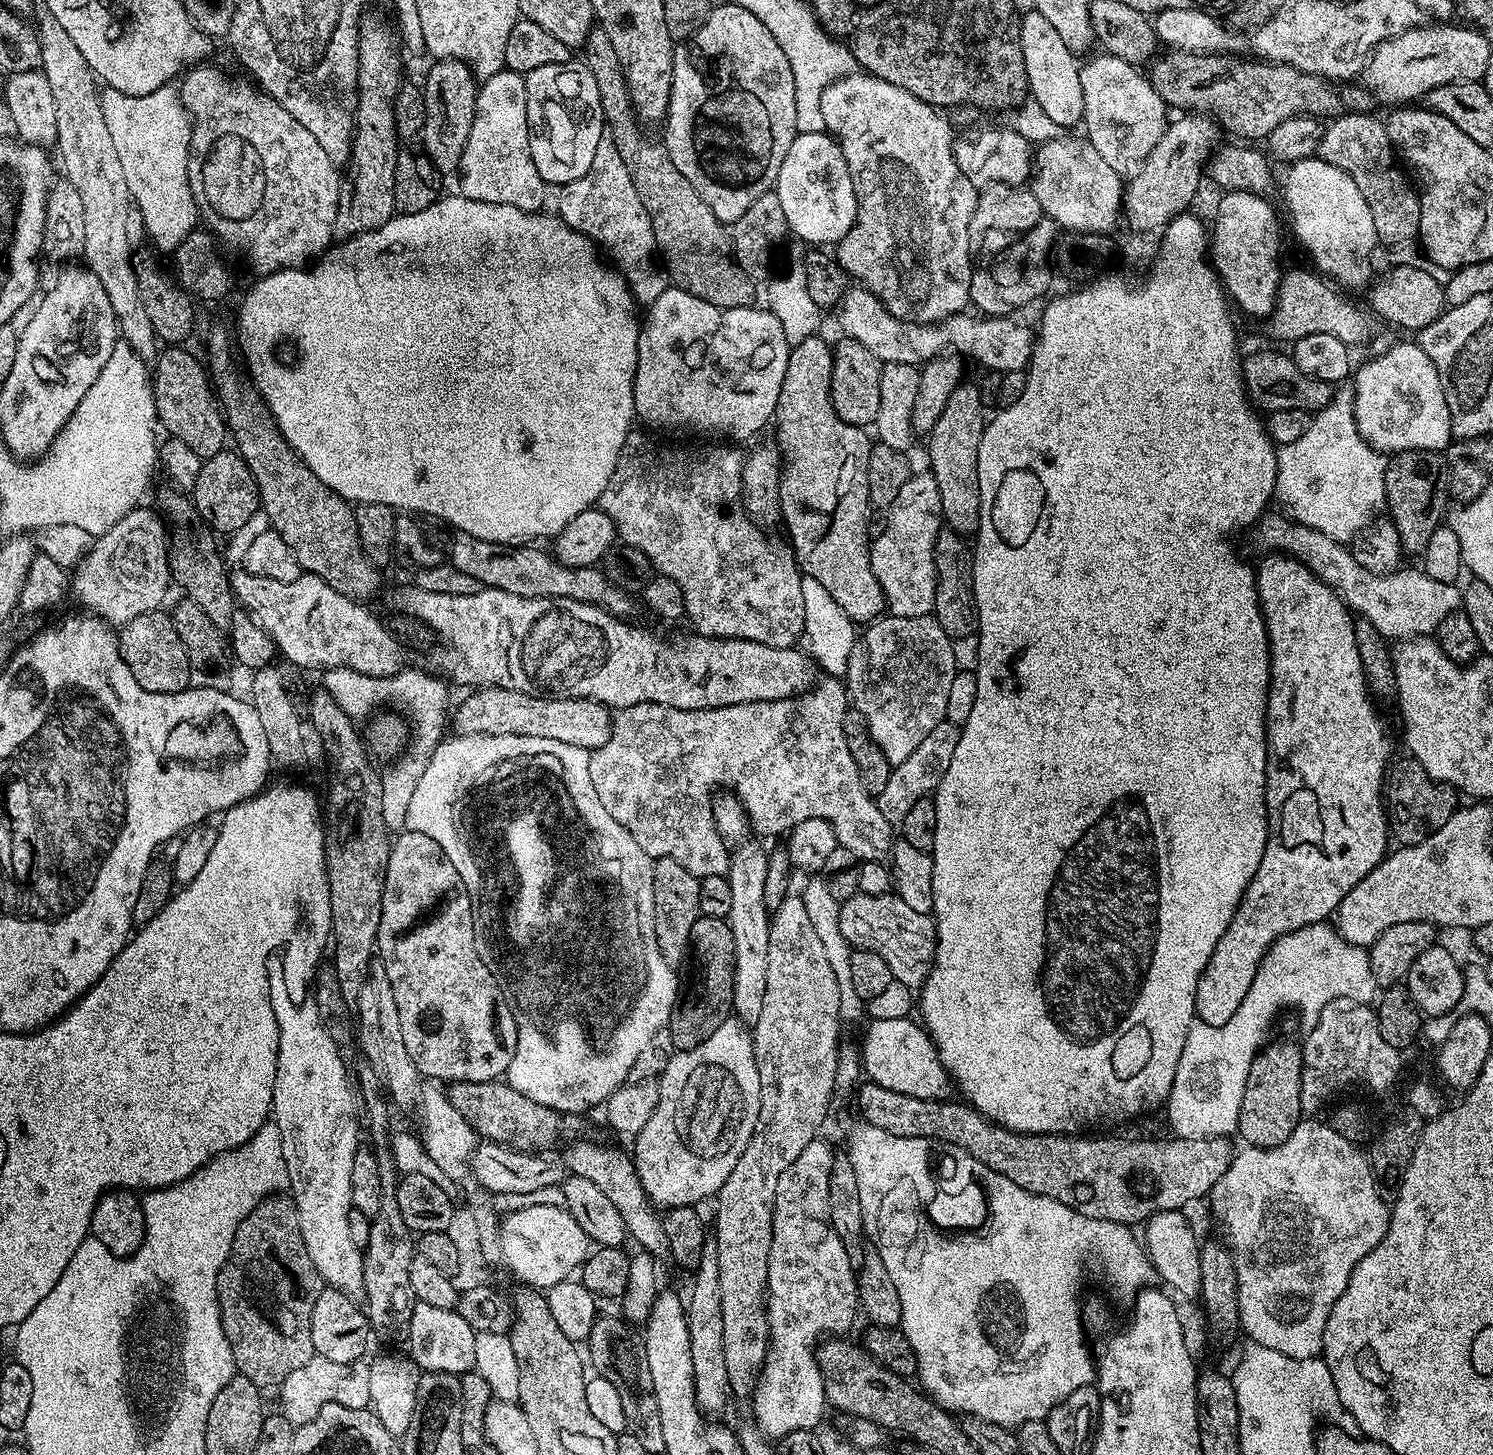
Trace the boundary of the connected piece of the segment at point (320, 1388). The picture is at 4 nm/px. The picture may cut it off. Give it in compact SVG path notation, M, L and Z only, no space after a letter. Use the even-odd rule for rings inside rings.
M314 1355L302 1370L294 1370L290 1378L278 1386L280 1392L279 1411L293 1426L299 1426L318 1418L318 1412L327 1404L341 1404L351 1408L367 1408L371 1405L370 1370L368 1364L357 1362L330 1362L330 1358Z

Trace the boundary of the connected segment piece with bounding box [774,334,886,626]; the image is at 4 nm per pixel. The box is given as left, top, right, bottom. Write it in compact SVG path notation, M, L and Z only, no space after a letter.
M815 334L791 345L786 362L786 378L782 378L782 394L778 394L774 440L783 456L778 516L781 521L784 519L784 528L788 531L787 543L801 573L818 578L826 594L830 594L830 598L834 598L834 602L846 610L852 623L864 626L875 621L886 608L884 591L878 578L874 578L870 566L868 459L873 441L865 429L842 422L834 410L830 398L833 345L827 344L821 336Z

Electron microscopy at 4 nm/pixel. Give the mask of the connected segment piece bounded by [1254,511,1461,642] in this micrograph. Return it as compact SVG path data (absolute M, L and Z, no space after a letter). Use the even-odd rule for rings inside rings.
M1269 511L1260 517L1255 525L1256 540L1262 547L1268 548L1269 553L1292 556L1298 562L1302 562L1322 582L1326 582L1340 596L1348 611L1355 614L1359 619L1368 620L1389 642L1411 640L1417 636L1431 637L1437 631L1439 624L1451 612L1461 611L1461 589L1455 583L1447 580L1435 580L1428 576L1427 571L1416 568L1401 567L1399 570L1387 574L1366 570L1353 558L1351 551L1345 545L1340 544L1334 538L1326 538L1318 530L1314 530L1305 524L1298 524L1295 520L1279 511Z

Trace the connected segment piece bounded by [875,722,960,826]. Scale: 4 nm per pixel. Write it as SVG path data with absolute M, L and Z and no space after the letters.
M947 722L934 726L926 738L922 738L921 744L906 758L906 762L895 765L890 774L890 782L886 782L886 790L882 790L875 797L878 810L882 810L882 818L896 826L906 818L920 800L927 800L936 791L936 787L946 778L946 770L950 770L950 762L954 759L954 749L958 747L960 728Z

